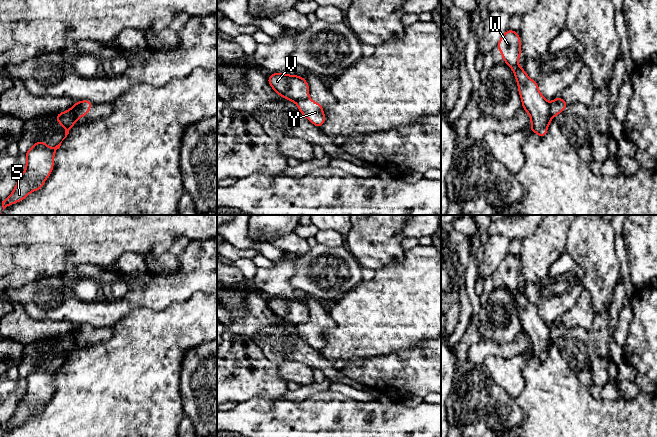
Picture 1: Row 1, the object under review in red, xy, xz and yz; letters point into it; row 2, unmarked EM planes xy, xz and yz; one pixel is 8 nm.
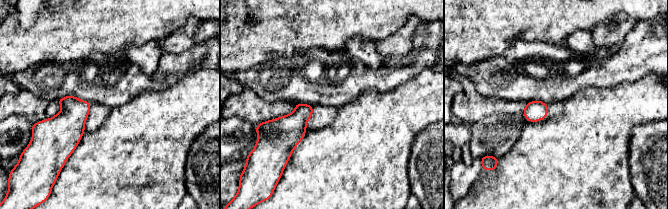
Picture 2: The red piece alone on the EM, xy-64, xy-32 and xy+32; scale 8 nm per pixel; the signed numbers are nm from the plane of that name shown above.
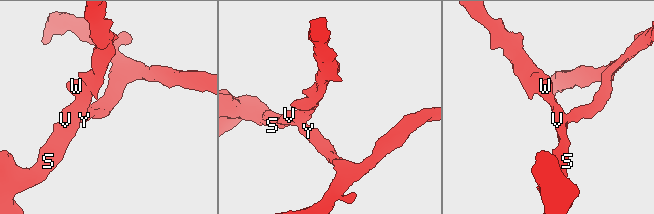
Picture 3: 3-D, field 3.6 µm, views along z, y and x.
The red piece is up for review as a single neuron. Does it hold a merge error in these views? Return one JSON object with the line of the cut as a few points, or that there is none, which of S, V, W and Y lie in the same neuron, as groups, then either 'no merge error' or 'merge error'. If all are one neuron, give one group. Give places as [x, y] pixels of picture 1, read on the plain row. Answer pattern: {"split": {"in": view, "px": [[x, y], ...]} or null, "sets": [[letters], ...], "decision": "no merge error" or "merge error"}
{"split": {"in": "xy", "px": [[74, 327], [74, 333], [78, 341]]}, "sets": [["S", "V", "W"], ["Y"]], "decision": "merge error"}

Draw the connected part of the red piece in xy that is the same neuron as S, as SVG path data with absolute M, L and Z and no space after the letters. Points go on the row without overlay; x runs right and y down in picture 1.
M38 365L25 377L26 392L17 403L13 416L2 425L3 434L43 411L52 397L55 376L61 367L62 365L54 372L50 372L44 365Z

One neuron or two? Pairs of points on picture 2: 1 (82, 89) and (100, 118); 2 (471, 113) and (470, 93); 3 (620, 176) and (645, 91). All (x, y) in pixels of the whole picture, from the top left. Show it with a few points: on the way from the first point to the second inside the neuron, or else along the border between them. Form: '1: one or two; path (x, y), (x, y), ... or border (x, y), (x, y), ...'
1: two; border (93, 102), (112, 107)
2: one; path (471, 108), (470, 98)
3: one; path (616, 155), (616, 120), (624, 112)

